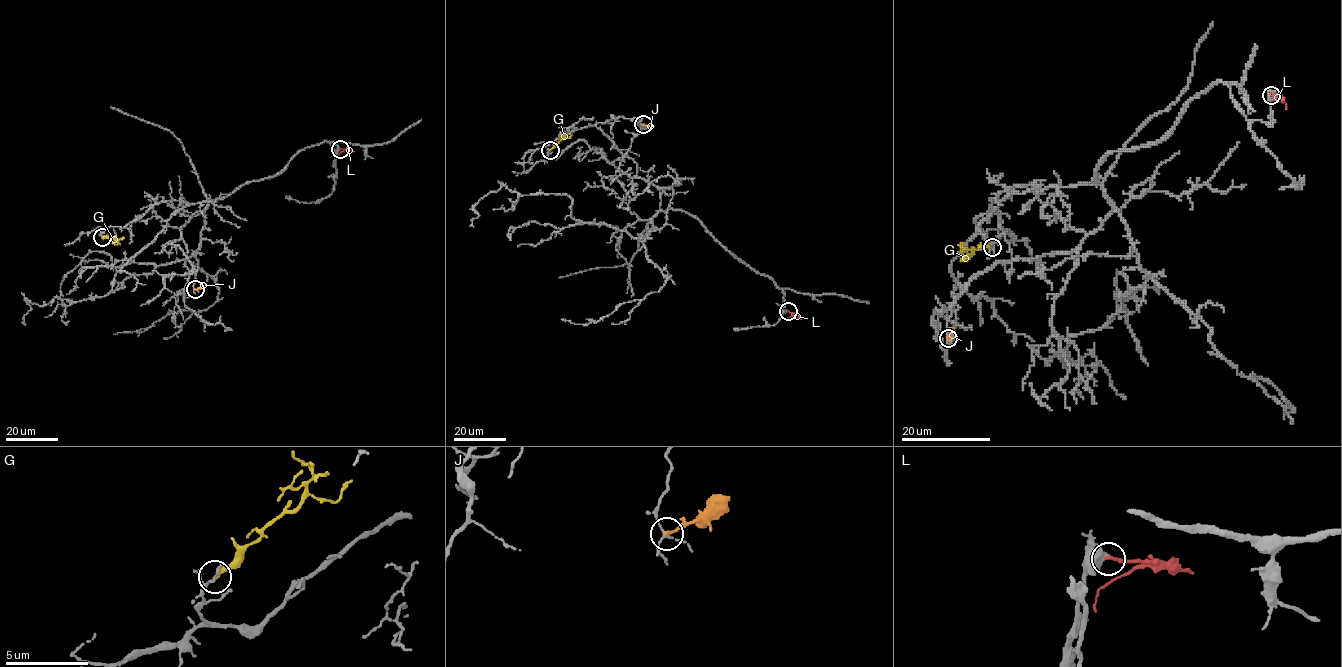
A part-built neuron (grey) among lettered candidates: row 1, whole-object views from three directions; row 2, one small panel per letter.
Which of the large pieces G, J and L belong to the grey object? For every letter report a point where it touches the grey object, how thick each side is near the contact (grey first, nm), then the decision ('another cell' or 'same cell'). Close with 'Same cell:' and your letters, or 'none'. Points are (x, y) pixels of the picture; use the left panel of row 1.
G: contact (102, 237); calibres 200 and 260 nm; another cell
J: contact (195, 289); calibres 110 and 170 nm; another cell
L: contact (340, 149); calibres 500 and 220 nm; same cell
Same cell: L

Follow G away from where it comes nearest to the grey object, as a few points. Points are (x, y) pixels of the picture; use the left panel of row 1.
G: (102, 237), (112, 238), (117, 242), (114, 236)

